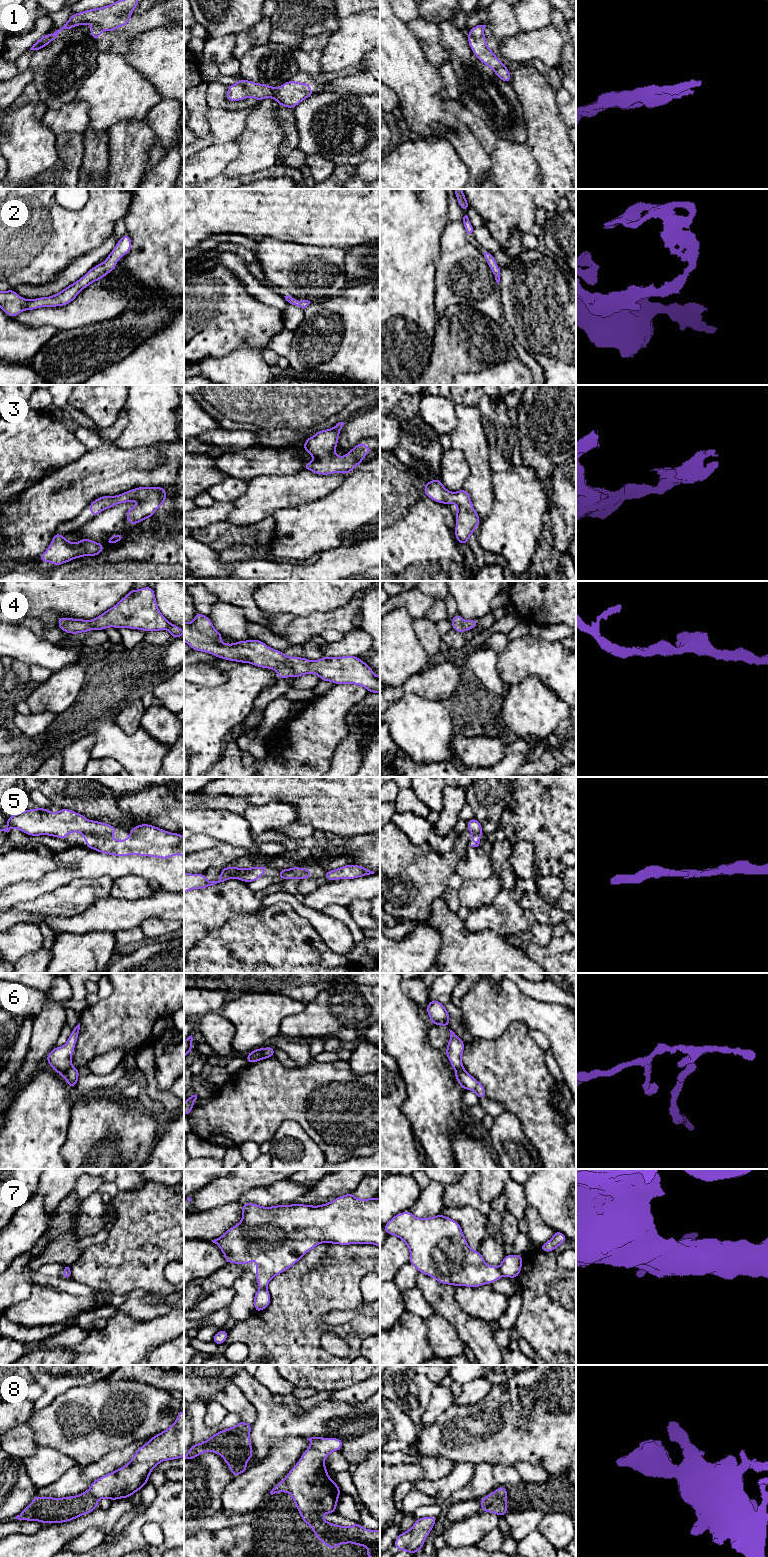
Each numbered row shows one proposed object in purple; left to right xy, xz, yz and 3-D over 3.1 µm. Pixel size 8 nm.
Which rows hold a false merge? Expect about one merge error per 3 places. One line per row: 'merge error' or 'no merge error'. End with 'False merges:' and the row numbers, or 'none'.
1: no merge error
2: no merge error
3: no merge error
4: no merge error
5: no merge error
6: merge error
7: merge error
8: merge error
False merges: 6, 7, 8

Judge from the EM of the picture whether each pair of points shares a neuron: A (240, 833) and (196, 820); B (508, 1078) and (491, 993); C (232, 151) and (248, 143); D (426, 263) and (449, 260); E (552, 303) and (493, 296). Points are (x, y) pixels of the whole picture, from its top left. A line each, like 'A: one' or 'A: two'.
A: one
B: two
C: two
D: two
E: two

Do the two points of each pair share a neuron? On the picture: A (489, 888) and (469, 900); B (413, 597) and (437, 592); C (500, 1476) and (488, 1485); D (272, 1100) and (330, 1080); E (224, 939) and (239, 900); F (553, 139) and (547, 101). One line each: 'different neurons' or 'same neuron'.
A: same neuron
B: different neurons
C: different neurons
D: same neuron
E: different neurons
F: same neuron

